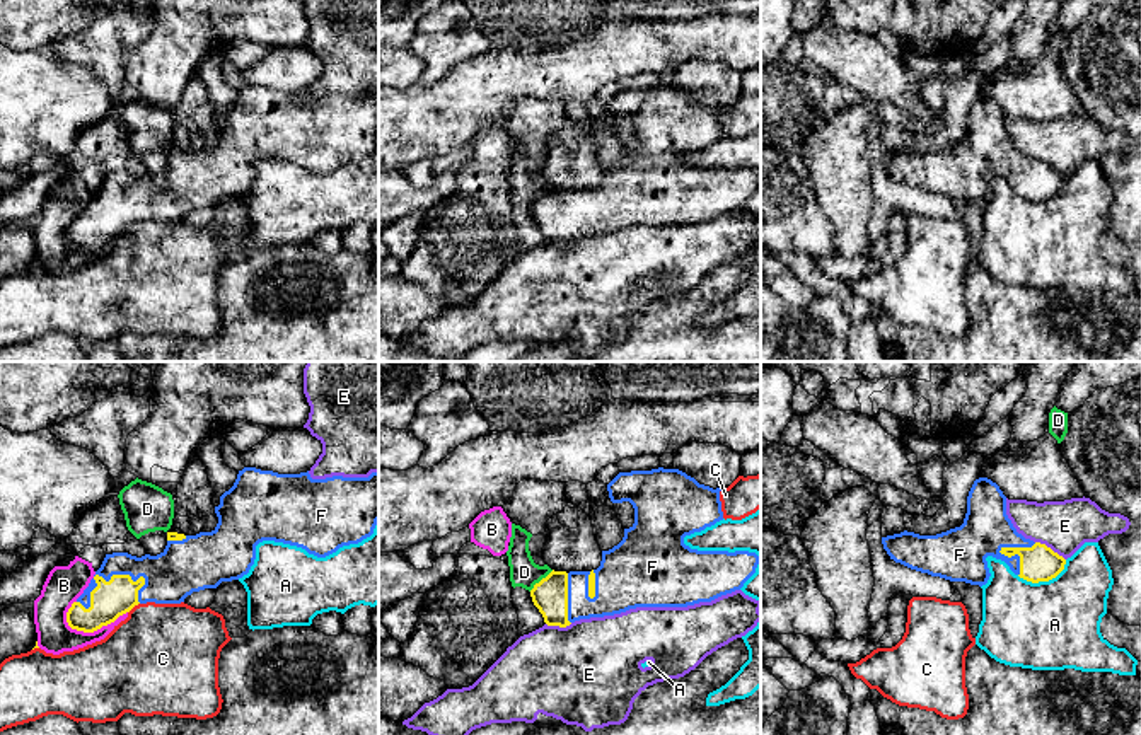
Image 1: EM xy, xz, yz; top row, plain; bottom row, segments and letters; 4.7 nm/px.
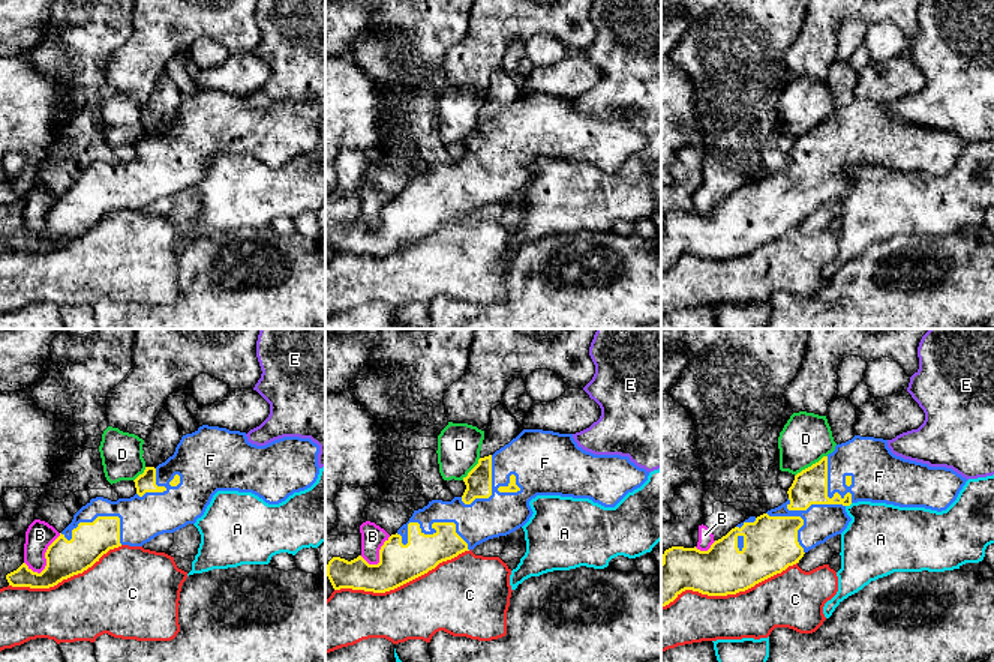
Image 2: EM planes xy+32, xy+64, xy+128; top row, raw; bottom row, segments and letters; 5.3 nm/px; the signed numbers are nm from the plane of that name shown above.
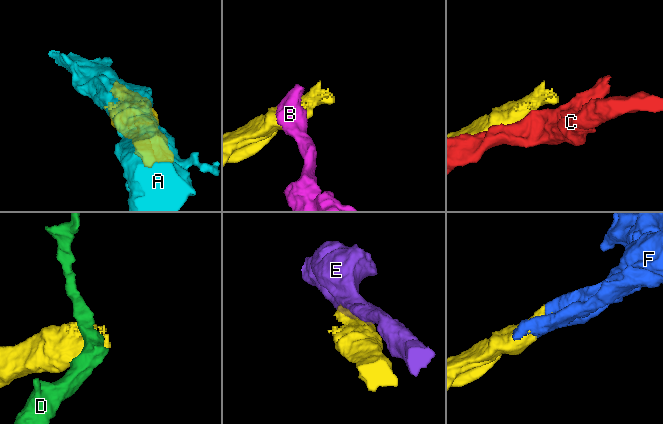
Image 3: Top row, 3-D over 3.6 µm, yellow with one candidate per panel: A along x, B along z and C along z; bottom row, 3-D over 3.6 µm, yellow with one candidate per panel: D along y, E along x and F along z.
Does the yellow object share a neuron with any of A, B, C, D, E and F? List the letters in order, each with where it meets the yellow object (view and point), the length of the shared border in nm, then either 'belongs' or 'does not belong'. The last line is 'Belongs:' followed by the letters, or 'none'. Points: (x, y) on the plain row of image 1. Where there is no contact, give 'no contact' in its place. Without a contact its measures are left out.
A: yz (1044, 198) | 260 nm | does not belong
B: xy (96, 248) | 300 nm | does not belong
C: xy (133, 224) | 80 nm | does not belong
D: xz (543, 196) | 160 nm | does not belong
E: yz (1049, 166) | 170 nm | does not belong
F: xy (99, 195) | 340 nm | belongs
Belongs: F

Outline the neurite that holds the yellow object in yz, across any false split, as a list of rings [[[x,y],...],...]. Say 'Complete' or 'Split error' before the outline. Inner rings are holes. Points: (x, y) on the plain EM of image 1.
Split error. [[[988,95],[974,99],[960,145],[936,153],[901,150],[882,155],[895,181],[950,200],[986,203],[988,174],[1005,179],[1020,196],[1039,201],[1056,196],[1066,177],[1040,160],[1016,150],[1006,133],[1006,114]]]

